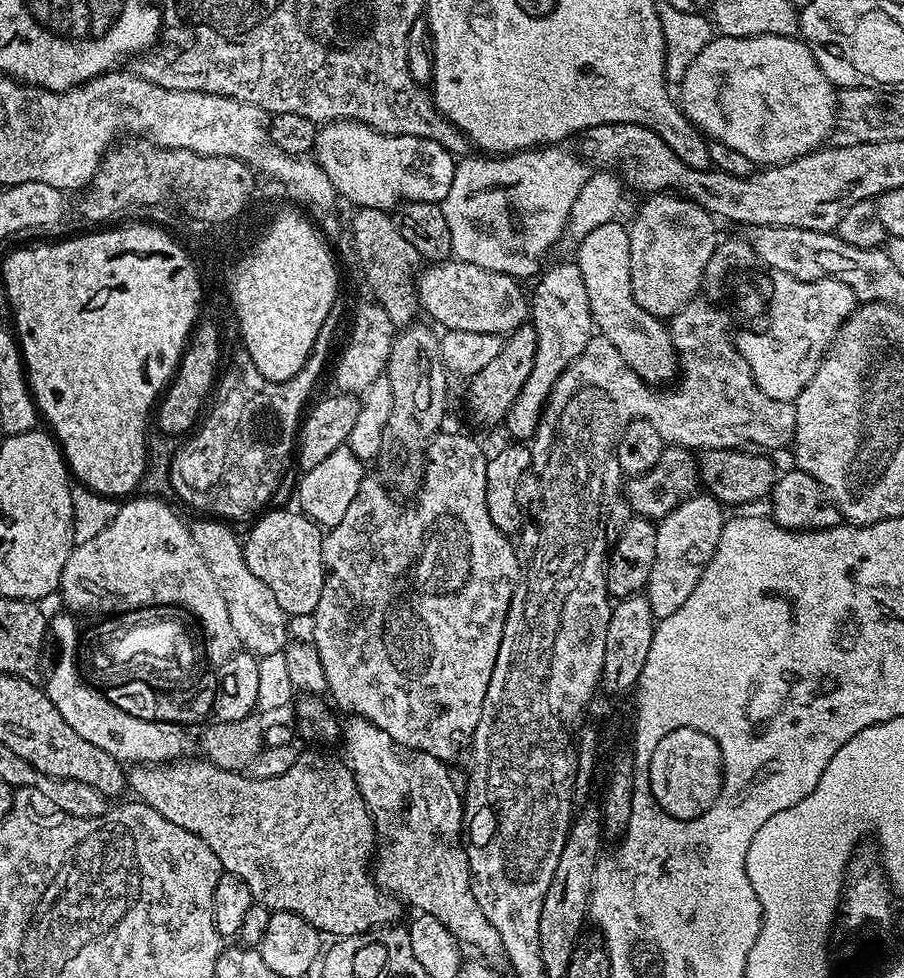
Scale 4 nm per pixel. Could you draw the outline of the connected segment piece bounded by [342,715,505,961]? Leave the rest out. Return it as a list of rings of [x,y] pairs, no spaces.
[[[349,715],[348,721],[344,720],[342,724],[342,743],[344,742],[343,759],[346,761],[348,768],[354,774],[358,790],[362,794],[362,798],[368,807],[368,813],[372,816],[372,825],[376,827],[376,851],[374,853],[374,879],[377,884],[386,892],[391,892],[397,900],[408,904],[412,908],[417,908],[417,913],[433,916],[438,918],[438,922],[442,922],[442,926],[446,926],[446,930],[450,930],[450,934],[454,934],[454,938],[460,941],[461,945],[477,948],[481,952],[481,957],[487,958],[489,961],[505,959],[504,947],[502,946],[502,938],[498,938],[498,930],[494,930],[494,926],[490,924],[490,918],[486,918],[486,914],[482,914],[482,906],[478,906],[478,898],[474,898],[474,890],[472,889],[472,876],[468,872],[468,853],[462,847],[462,829],[466,824],[464,814],[464,801],[462,792],[456,789],[456,784],[452,781],[452,776],[448,773],[449,765],[445,761],[434,758],[425,752],[413,752],[405,754],[401,749],[388,737],[382,730],[378,730],[378,726],[374,726],[370,721],[364,720],[361,716]]]

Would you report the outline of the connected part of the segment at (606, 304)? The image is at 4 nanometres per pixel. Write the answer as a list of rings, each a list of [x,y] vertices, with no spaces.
[[[615,220],[603,226],[598,226],[595,230],[590,230],[586,237],[577,243],[578,256],[575,257],[574,261],[579,266],[584,280],[593,325],[597,328],[597,331],[614,344],[623,360],[643,380],[651,384],[659,384],[658,382],[666,382],[677,375],[678,353],[673,344],[671,329],[659,317],[650,314],[634,301],[633,288],[630,286],[628,228],[620,223],[621,221]]]

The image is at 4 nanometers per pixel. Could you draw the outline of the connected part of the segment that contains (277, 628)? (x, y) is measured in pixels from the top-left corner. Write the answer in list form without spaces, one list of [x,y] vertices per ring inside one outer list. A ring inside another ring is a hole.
[[[196,518],[200,520],[191,521],[190,527],[192,537],[206,562],[206,566],[214,574],[214,582],[218,582],[218,590],[222,593],[222,599],[226,602],[226,610],[230,614],[230,622],[234,625],[234,634],[236,635],[239,647],[252,653],[257,658],[265,656],[279,656],[284,651],[284,647],[290,642],[288,636],[289,617],[284,615],[282,606],[278,606],[278,601],[274,598],[274,593],[262,578],[256,577],[246,566],[244,557],[244,546],[241,537],[236,537],[231,532],[227,523],[221,522],[216,518]]]

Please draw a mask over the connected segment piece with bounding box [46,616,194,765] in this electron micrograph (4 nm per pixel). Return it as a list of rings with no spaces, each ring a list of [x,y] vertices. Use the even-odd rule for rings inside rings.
[[[68,616],[51,617],[50,636],[56,639],[56,665],[48,676],[46,691],[50,702],[66,718],[66,726],[70,730],[82,734],[86,742],[94,742],[106,754],[110,754],[121,762],[138,764],[167,764],[173,760],[179,760],[185,755],[188,747],[193,747],[194,740],[187,736],[185,729],[173,726],[169,723],[161,723],[156,718],[143,720],[124,708],[119,708],[112,700],[107,700],[99,687],[93,687],[80,674],[77,664],[78,630],[76,624]]]

